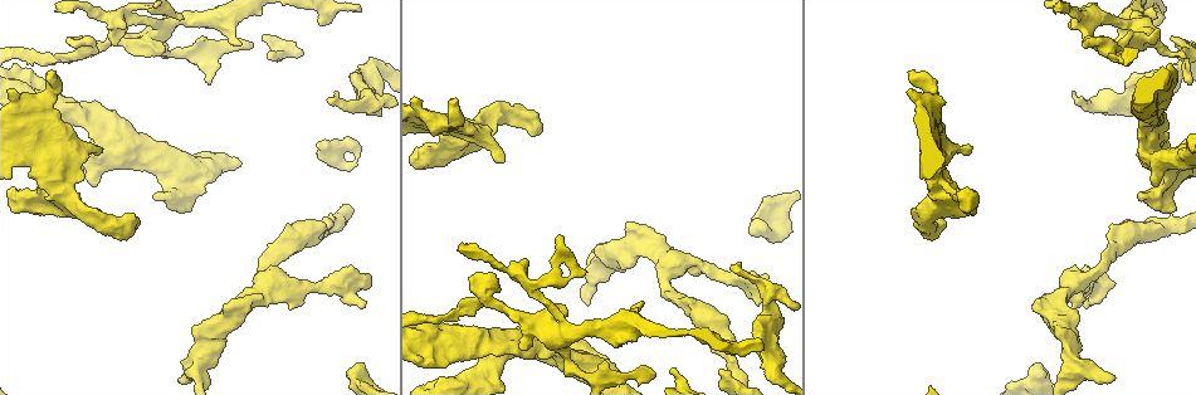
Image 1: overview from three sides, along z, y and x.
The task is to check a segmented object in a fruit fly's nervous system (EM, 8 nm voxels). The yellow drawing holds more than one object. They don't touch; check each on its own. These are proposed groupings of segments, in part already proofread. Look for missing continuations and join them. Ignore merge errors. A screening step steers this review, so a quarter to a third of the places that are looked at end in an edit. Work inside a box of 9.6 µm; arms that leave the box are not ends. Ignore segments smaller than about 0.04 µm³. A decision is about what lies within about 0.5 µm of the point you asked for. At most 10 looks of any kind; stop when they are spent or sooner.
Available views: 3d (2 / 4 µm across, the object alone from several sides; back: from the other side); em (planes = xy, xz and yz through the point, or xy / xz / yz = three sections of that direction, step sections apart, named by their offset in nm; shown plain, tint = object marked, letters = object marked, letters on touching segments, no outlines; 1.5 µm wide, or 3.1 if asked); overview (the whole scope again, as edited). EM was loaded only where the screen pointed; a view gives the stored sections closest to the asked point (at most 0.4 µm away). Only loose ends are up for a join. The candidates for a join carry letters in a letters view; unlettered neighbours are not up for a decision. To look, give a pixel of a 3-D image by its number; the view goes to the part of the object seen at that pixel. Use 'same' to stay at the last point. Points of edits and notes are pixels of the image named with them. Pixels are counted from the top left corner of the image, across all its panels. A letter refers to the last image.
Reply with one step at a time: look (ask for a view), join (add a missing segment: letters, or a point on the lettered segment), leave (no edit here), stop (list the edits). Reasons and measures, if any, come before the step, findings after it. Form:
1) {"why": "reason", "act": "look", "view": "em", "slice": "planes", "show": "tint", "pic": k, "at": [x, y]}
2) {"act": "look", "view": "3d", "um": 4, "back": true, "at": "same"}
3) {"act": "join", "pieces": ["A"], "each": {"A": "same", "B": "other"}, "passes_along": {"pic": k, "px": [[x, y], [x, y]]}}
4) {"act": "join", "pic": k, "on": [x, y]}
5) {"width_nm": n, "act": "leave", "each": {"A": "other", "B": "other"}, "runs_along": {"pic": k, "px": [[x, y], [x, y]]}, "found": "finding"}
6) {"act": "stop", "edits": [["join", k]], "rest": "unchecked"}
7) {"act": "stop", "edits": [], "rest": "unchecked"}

{"why": "branch stops here", "act": "look", "view": "em", "slice": "planes", "show": "letters", "pic": 1, "at": [364, 303]}

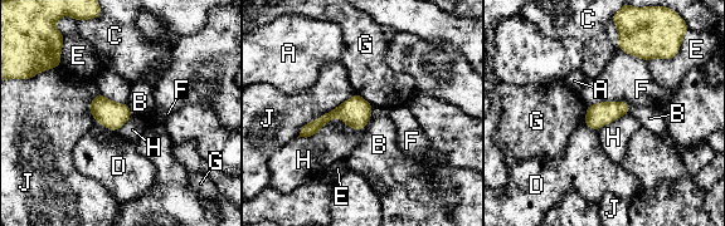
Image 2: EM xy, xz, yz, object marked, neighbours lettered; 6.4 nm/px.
{"width_nm": 150, "longest_contact_nm": ["J", 480], "act": "leave", "each": {"A": "other", "B": "other", "C": "other", "D": "other", "E": "other", "F": "other", "G": "other", "H": "other", "J": "other"}, "found": "no lettered segment goes on from it"}

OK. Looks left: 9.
{"why": "branch stops here", "act": "look", "view": "em", "slice": "planes", "show": "letters", "pic": 1, "at": [969, 149]}

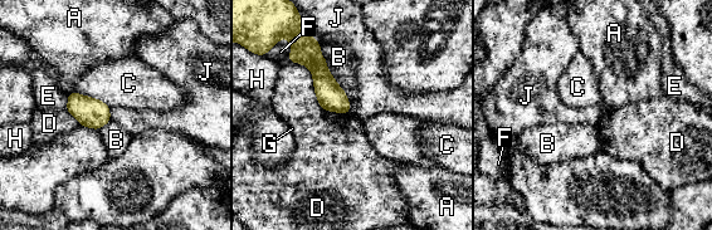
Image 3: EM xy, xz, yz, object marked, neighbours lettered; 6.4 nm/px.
{"act": "leave", "each": {"A": "other", "B": "other", "C": "other", "D": "other", "E": "other", "F": "other", "G": "other", "H": "other", "J": "other"}, "border": {"pic": 3, "px": [[287, 60], [349, 113]]}, "found": "no lettered segment goes on from it"}

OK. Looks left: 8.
{"why": "free end", "act": "look", "view": "3d", "um": 2, "back": true, "pic": 1, "at": [910, 70]}

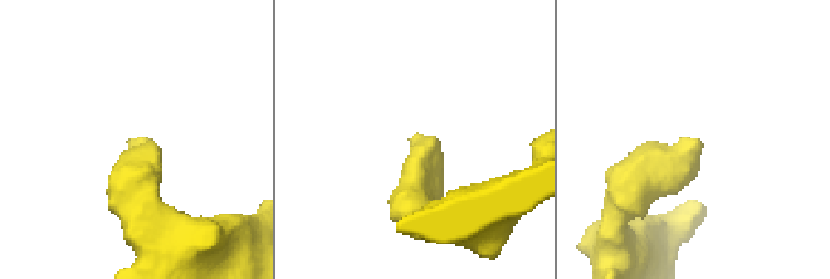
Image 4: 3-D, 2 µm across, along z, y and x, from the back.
{"why": "now the EM", "act": "look", "view": "em", "slice": "yz", "step": 4, "show": "tint", "pic": 4, "at": [413, 139]}

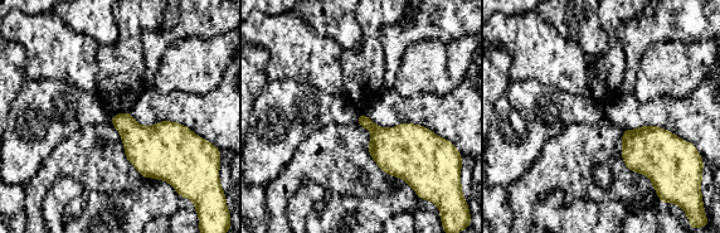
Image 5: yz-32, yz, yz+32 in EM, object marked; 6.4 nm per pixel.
{"why": "another direction", "act": "look", "view": "em", "slice": "planes", "show": "letters", "at": "same"}

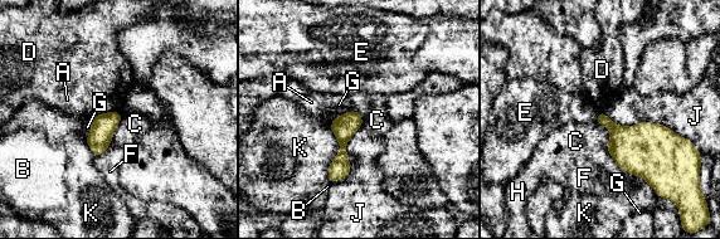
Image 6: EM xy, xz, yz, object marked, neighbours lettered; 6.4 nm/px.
{"act": "leave", "each": {"A": "other", "B": "other", "C": "other", "D": "other", "E": "other", "F": "other", "G": "other", "H": "other", "J": "other", "K": "other"}, "runs_along": {"pic": 6, "px": [[353, 113], [332, 179]]}, "found": "none of them fits"}

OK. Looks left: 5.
{"why": "an open end", "act": "look", "view": "em", "slice": "planes", "show": "letters", "pic": 1, "at": [1113, 377]}

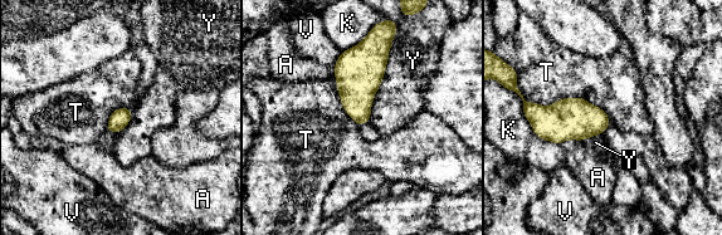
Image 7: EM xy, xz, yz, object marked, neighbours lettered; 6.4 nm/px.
{"act": "leave", "each": {"A": "other", "K": "other", "T": "other", "V": "other", "Y": "other"}, "border": {"pic": 7, "px": [[521, 93], [584, 98], [609, 125]]}, "found": "none of them fits"}

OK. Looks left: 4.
{"act": "stop", "edits": [], "rest": "unchecked"}

